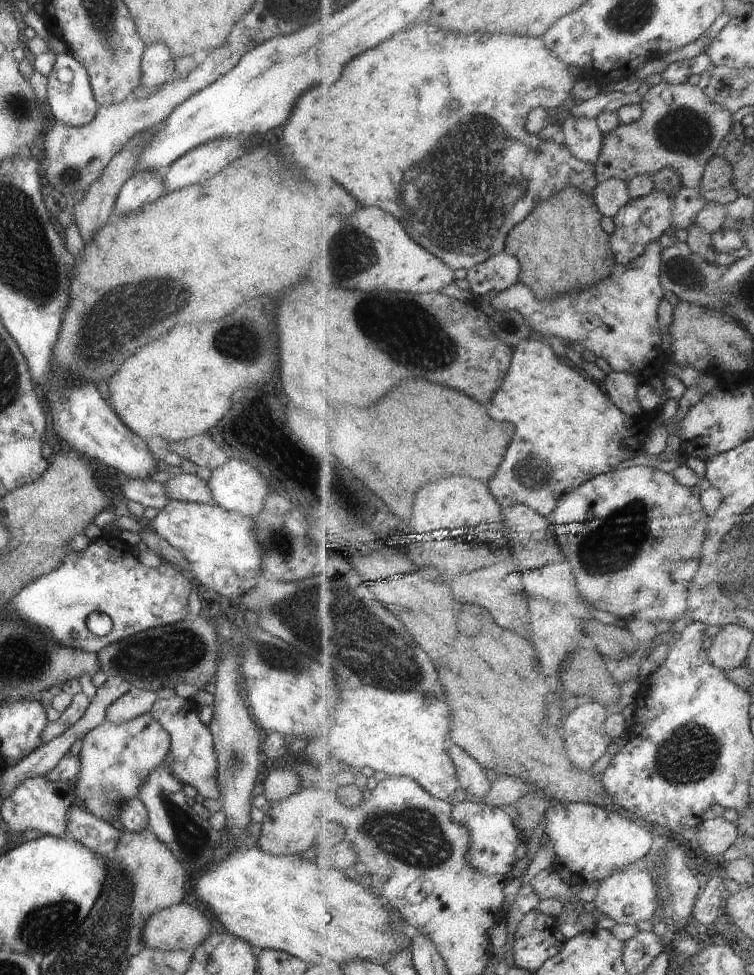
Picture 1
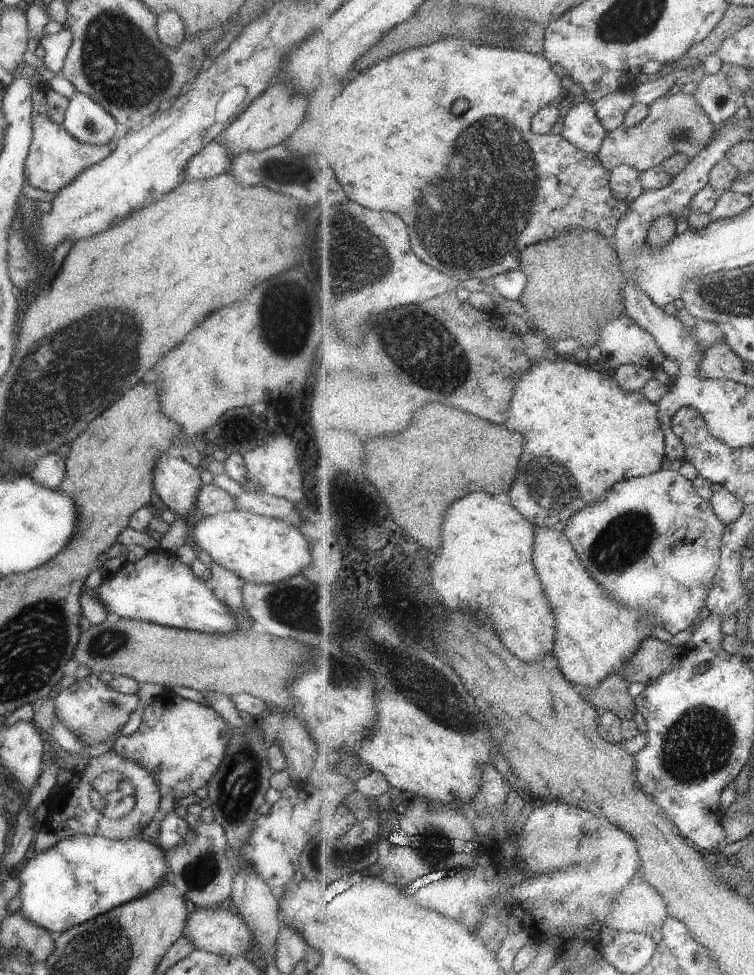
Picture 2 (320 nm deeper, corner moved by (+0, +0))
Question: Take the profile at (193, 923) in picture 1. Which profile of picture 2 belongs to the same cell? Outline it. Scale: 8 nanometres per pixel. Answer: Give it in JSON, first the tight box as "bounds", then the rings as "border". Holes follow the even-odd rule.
{"bounds":[183,905,254,957],"border":[[[228,905],[199,907],[188,914],[183,935],[190,938],[195,949],[223,955],[226,957],[243,956],[254,938],[245,921]]]}

